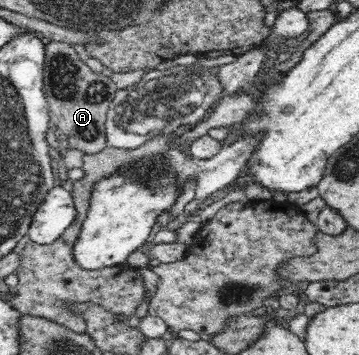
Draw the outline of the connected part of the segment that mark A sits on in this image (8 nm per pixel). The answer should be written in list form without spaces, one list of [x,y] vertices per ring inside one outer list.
[[[55,40],[45,44],[45,55],[45,98],[51,120],[67,136],[65,148],[85,155],[103,151],[108,147],[106,118],[110,103],[118,90],[117,86],[110,77],[90,70],[66,41]]]

